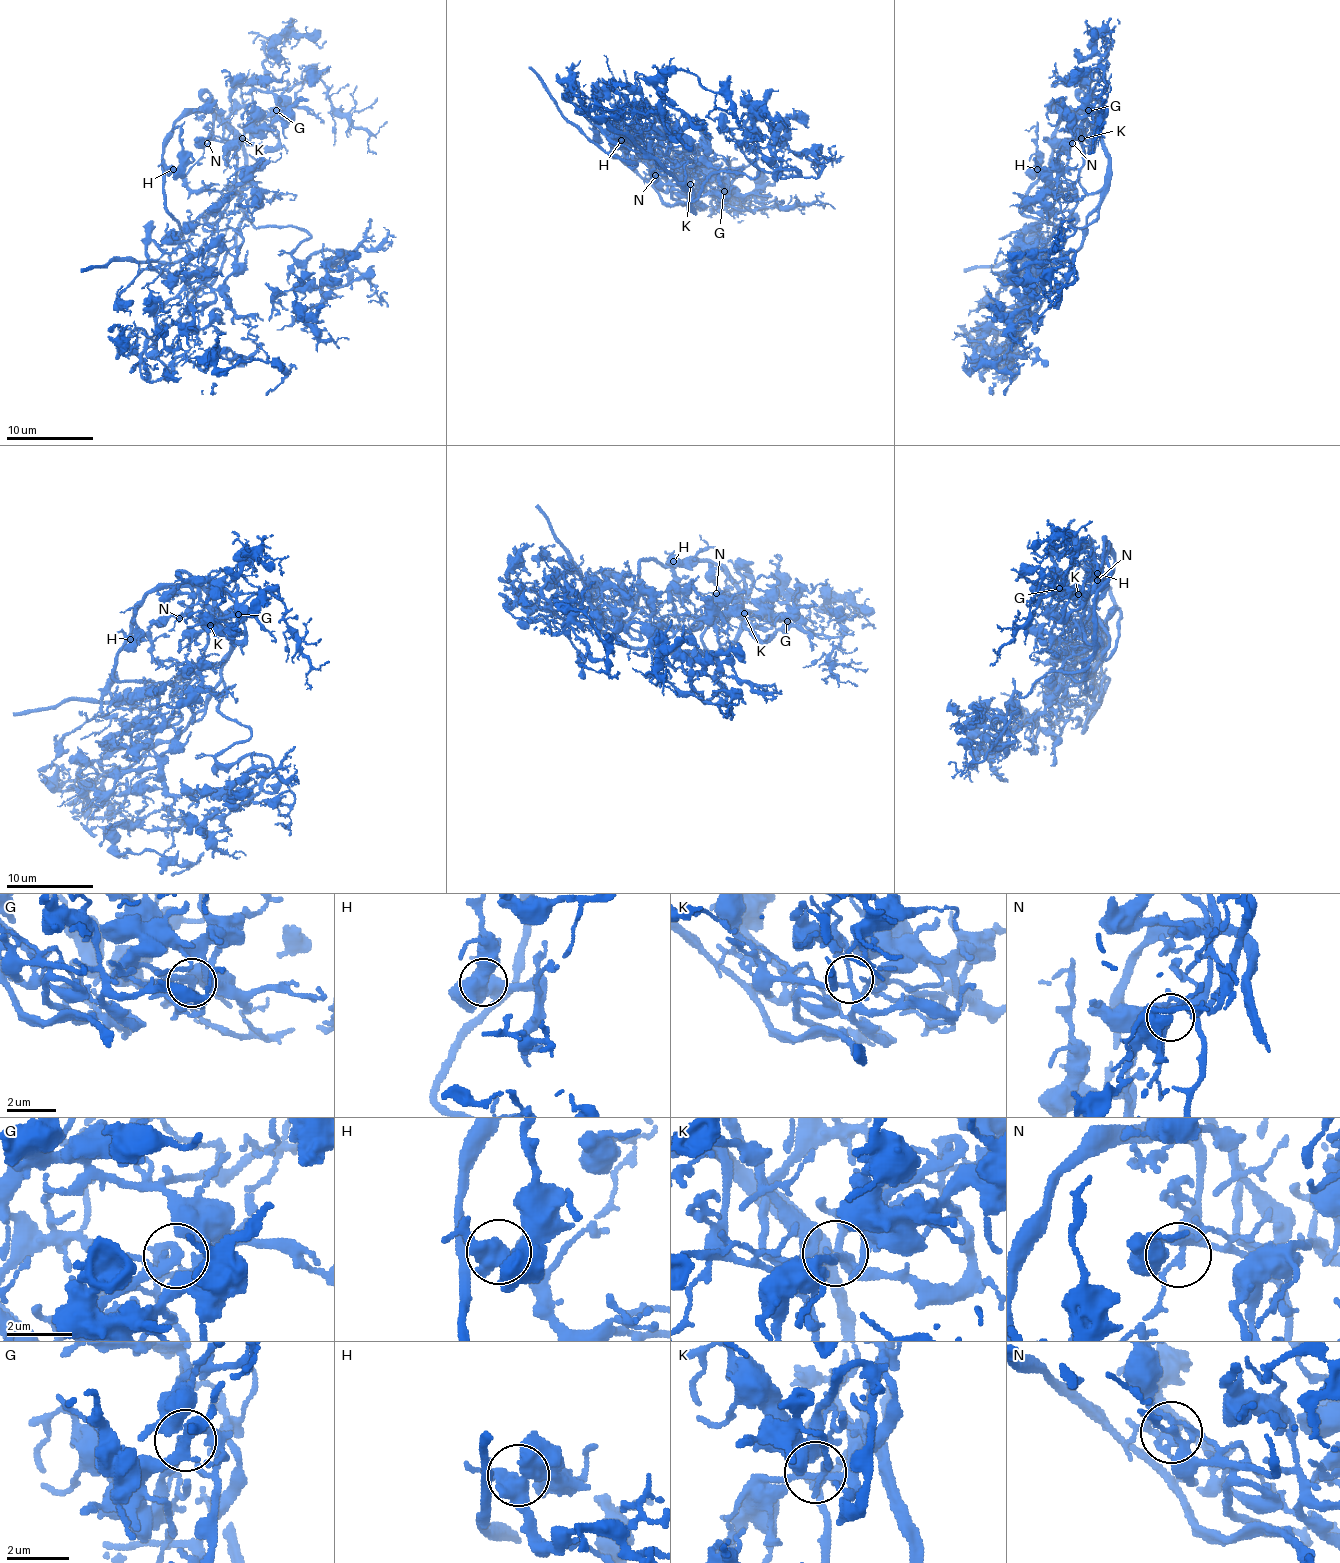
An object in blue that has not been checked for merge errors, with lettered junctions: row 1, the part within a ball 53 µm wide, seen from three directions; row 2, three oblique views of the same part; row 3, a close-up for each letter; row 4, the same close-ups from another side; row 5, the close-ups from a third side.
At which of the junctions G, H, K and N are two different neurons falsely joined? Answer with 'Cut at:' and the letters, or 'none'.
Cut at: none

